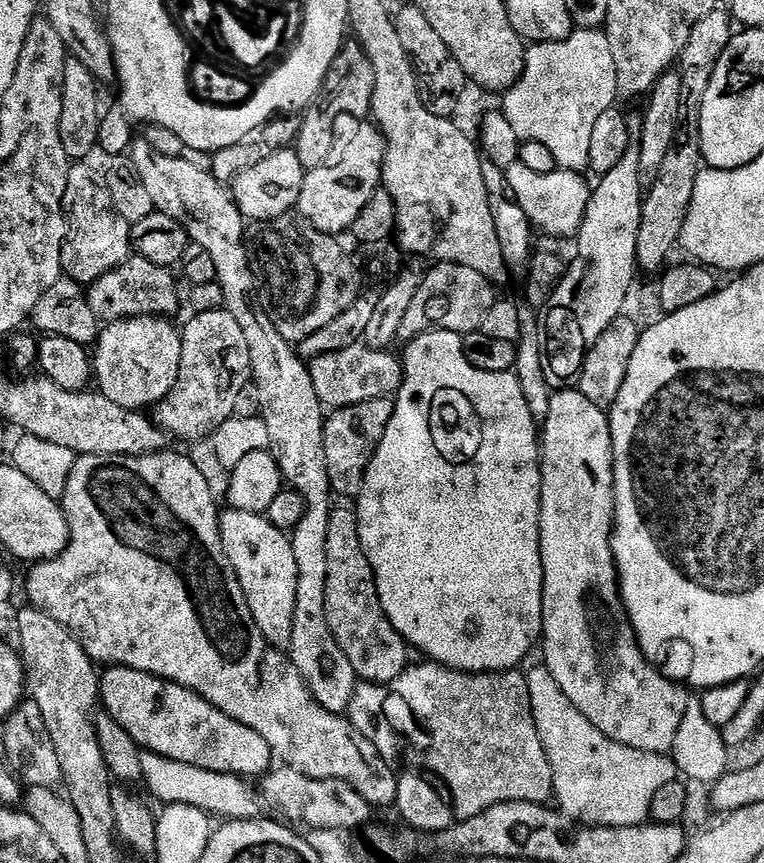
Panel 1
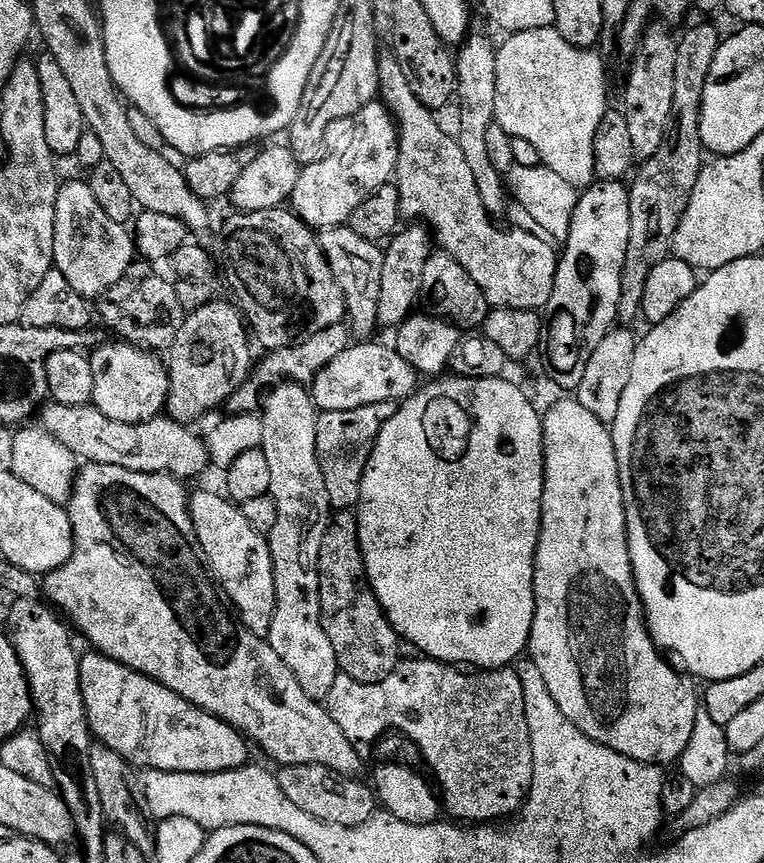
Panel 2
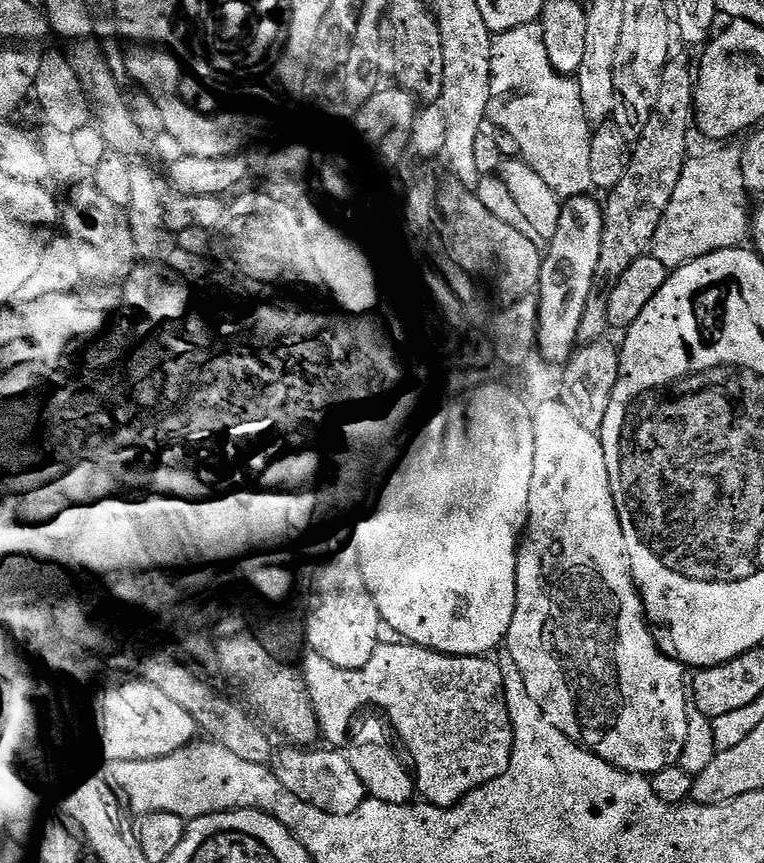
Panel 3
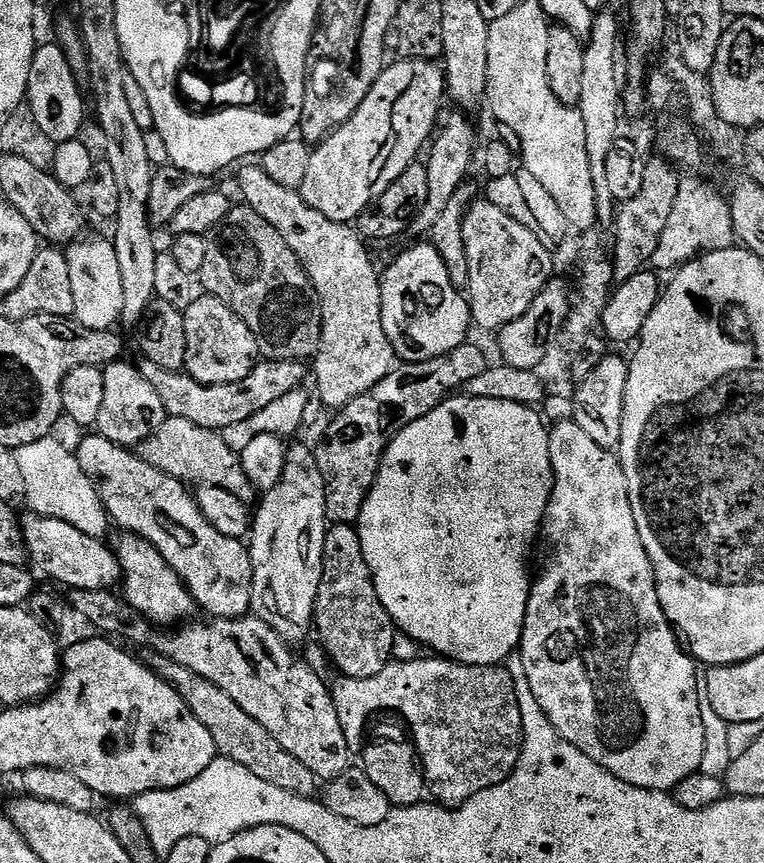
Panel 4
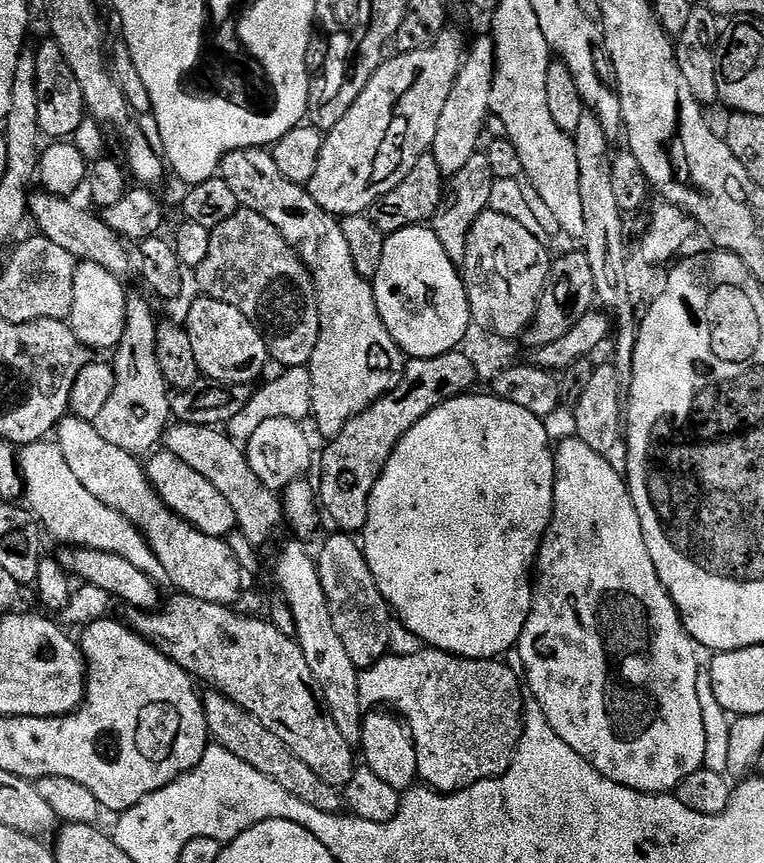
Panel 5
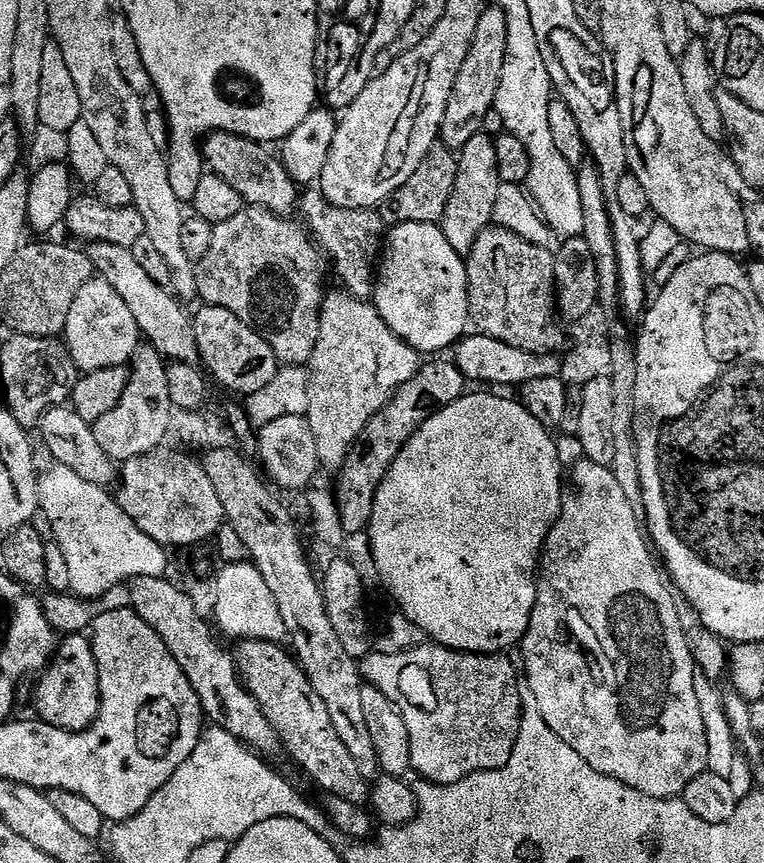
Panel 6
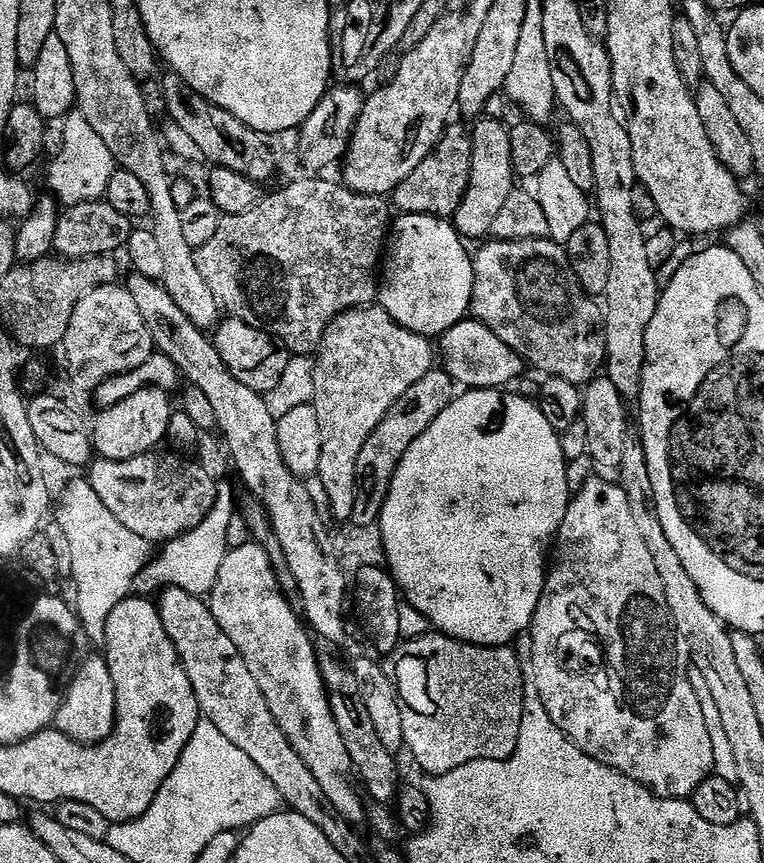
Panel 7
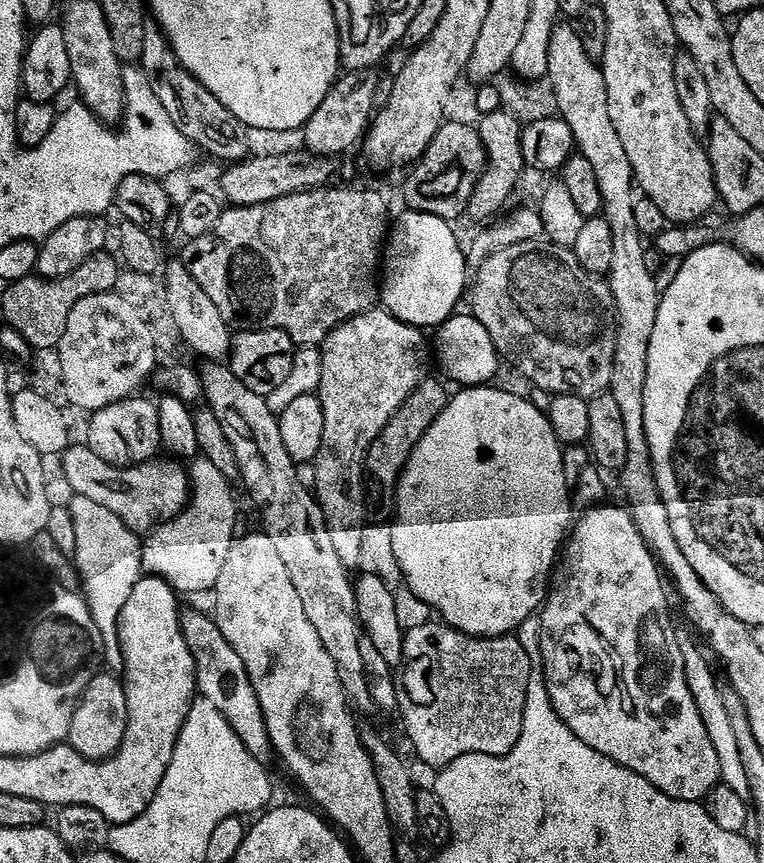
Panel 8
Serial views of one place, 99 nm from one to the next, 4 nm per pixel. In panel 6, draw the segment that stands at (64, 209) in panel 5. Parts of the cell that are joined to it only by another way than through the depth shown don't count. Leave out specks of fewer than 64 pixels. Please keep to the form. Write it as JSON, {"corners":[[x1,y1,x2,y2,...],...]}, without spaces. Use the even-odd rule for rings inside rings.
{"corners":[[98,242,88,244,86,251,99,279,114,286,114,290,118,290,122,297,122,302,126,302,130,314,134,314,134,322,138,322,141,337,169,361,196,364,200,359,200,351,194,338,193,317,190,312,188,316,187,310,184,309,187,307,165,285,154,282,150,274,144,273,132,250,114,246,114,242]]}

